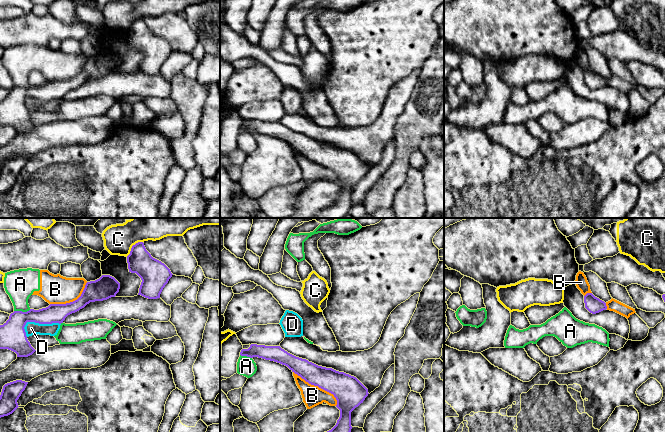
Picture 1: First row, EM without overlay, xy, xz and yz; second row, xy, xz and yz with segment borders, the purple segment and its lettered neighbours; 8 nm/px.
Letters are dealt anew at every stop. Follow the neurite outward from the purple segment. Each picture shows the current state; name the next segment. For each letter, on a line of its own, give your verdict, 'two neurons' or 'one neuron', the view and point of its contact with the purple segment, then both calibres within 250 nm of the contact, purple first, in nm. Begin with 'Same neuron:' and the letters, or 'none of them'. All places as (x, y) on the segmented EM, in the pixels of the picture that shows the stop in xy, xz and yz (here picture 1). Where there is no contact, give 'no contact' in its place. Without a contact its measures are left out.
Same neuron: none of them
A: two neurons; contact xy (21, 311); calibres 220 and 240 nm
B: two neurons; contact xz (318, 386); calibres 240 and 160 nm
C: two neurons; contact xy (132, 246); calibres 200 and 300 nm
D: two neurons; contact xy (40, 323); calibres 220 and 110 nm

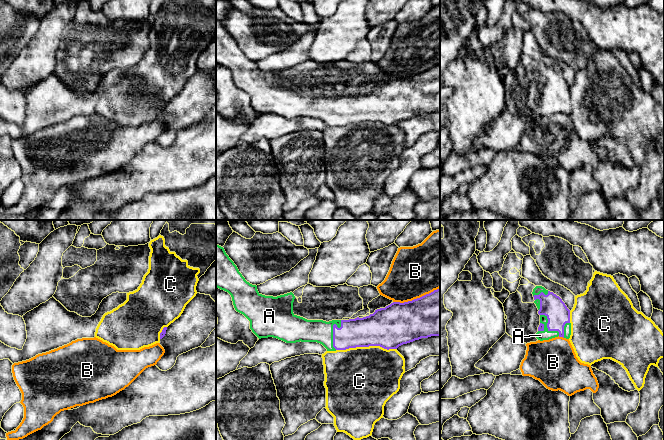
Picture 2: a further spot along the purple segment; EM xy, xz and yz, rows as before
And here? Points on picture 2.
Same neuron: A
A: one neuron; contact xz (333, 331); calibres 240 and 180 nm
B: two neurons; contact xz (417, 298); calibres 360 and 400 nm
C: two neurons; contact xz (366, 346); calibres 340 and 500 nm

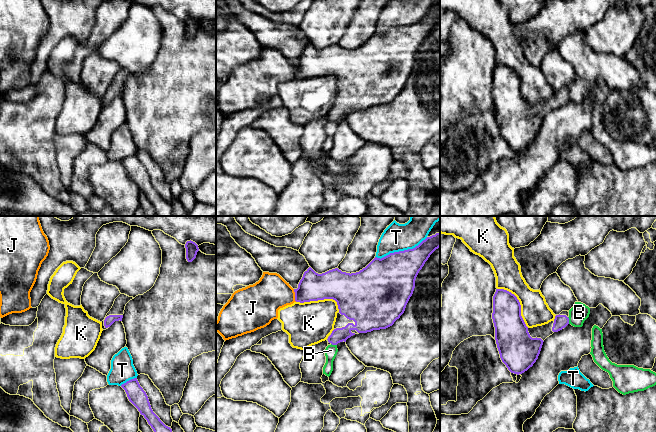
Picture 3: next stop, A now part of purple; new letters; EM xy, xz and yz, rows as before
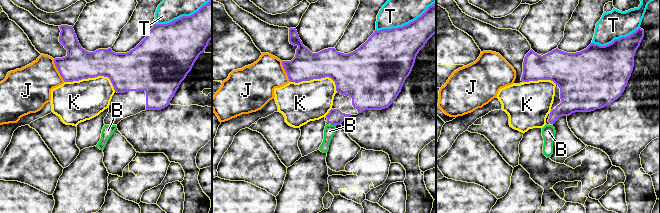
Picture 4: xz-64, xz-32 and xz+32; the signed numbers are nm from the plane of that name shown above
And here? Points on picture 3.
Same neuron: none of them
B: two neurons; contact yz (568, 320); calibres 110 and 150 nm
J: two neurons; contact xz (295, 295); calibres 220 and 280 nm
K: two neurons; contact xz (321, 299); calibres 280 and 340 nm
T: two neurons; contact xz (401, 251); calibres 380 and 220 nm

